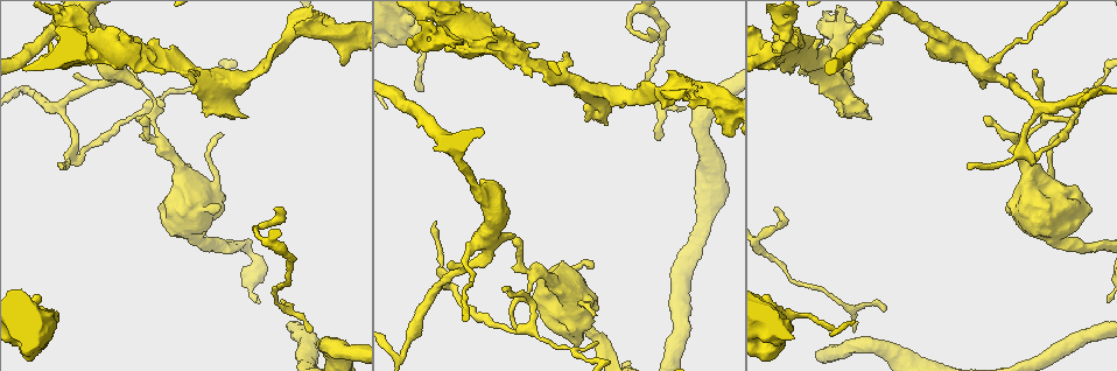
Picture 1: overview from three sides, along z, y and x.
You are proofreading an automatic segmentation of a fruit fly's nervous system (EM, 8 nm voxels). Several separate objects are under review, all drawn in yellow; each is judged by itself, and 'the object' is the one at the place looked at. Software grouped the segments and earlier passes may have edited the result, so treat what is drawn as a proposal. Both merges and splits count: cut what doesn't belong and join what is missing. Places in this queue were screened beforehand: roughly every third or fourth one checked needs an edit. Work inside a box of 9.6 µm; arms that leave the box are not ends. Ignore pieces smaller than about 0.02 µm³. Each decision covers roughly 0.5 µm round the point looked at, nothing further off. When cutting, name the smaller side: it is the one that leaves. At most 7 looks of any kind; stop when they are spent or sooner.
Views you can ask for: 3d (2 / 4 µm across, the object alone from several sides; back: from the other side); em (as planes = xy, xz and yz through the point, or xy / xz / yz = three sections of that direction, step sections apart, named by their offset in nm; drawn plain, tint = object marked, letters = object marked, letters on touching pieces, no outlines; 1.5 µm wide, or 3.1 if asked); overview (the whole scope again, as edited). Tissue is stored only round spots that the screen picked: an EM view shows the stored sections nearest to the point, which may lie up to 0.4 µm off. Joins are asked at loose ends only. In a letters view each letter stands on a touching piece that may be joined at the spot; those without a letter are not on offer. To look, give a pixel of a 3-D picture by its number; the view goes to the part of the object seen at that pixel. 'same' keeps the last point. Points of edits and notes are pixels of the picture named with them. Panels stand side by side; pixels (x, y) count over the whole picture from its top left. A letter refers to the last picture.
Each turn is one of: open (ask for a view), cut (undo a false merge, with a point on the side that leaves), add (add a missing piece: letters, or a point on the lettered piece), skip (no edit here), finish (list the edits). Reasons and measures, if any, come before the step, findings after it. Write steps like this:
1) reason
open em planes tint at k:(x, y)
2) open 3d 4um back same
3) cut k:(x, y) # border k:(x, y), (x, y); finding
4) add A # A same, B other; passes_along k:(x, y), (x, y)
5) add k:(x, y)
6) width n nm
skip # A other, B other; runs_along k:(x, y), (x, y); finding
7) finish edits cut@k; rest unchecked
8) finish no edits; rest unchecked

free end
open em planes letters at 1:(774, 209)

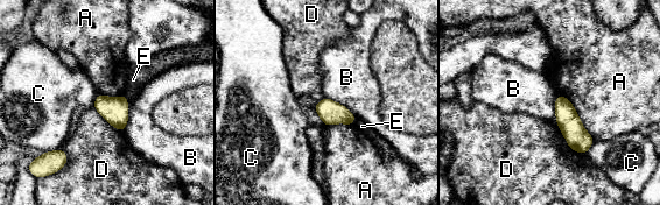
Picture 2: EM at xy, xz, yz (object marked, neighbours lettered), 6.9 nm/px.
skip # A other, B other, C other, D other, E other; none of them fits

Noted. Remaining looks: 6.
branch stops here
open em planes plain at 1:(825, 95)

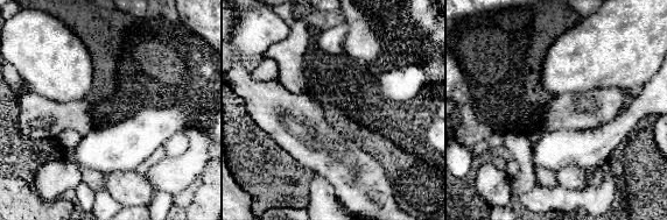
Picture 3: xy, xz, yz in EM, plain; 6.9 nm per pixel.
open em planes letters same

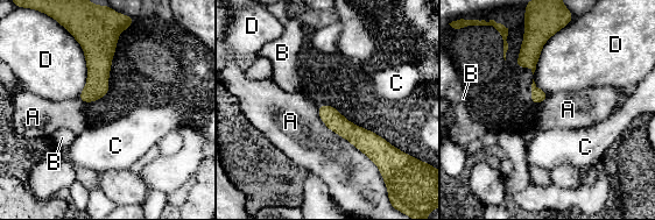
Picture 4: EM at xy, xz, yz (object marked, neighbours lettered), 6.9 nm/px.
longest_contact A 600 nm
skip # A other, B other, C other, D other; runs_along 4:(321, 108), (340, 126), (381, 153); no lettered piece goes on from it

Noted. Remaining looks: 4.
calibre changes
open em planes tint at 1:(202, 240)

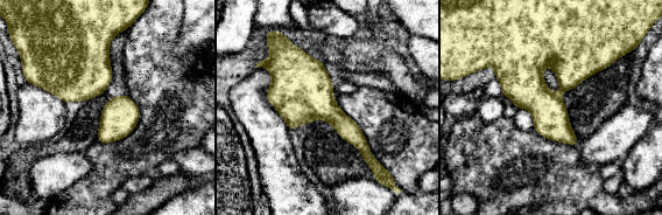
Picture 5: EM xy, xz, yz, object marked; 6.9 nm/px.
open em planes letters same

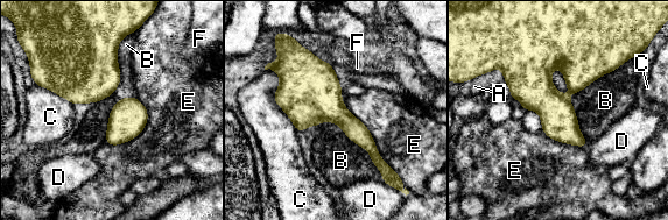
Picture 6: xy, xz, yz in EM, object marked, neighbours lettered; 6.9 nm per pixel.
longest_contact C 500 nm
skip # A other, B other, C other, D other, E other, F other; border 6:(140, 100), (145, 127), (106, 143); continuous, no second cell

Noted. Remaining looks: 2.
finish no edits; rest unchecked

